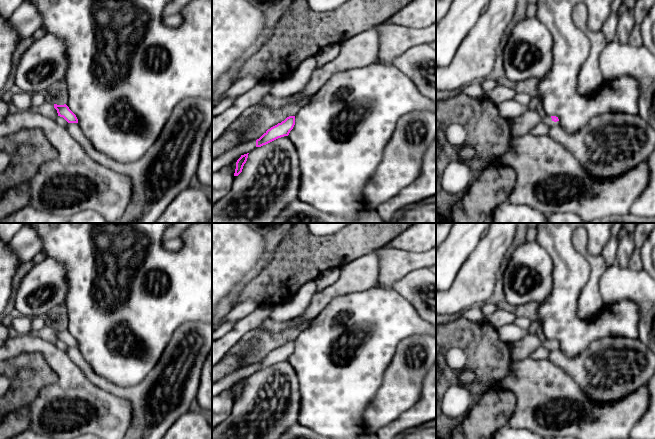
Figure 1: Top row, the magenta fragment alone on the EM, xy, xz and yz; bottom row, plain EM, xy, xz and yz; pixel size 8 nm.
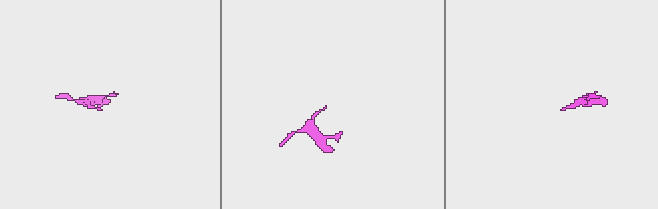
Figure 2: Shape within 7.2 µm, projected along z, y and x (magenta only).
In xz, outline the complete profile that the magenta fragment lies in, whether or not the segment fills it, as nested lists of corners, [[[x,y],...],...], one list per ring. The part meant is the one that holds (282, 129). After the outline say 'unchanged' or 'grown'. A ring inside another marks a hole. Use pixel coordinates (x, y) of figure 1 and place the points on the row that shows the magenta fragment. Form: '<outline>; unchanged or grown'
[[[289,116],[281,123],[268,129],[259,139],[256,140],[256,147],[266,145],[278,138],[288,136],[295,125],[295,116]]]; unchanged

